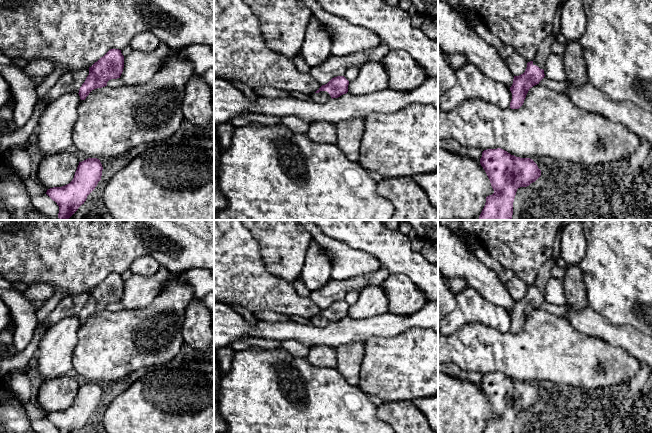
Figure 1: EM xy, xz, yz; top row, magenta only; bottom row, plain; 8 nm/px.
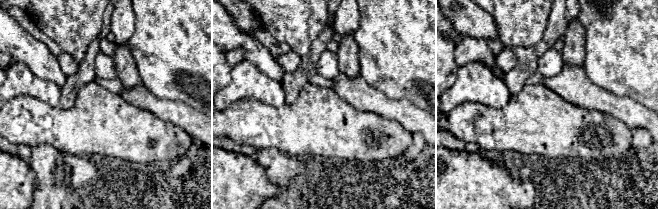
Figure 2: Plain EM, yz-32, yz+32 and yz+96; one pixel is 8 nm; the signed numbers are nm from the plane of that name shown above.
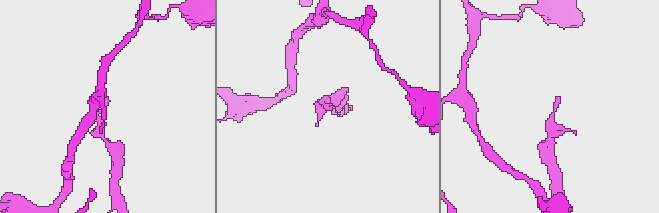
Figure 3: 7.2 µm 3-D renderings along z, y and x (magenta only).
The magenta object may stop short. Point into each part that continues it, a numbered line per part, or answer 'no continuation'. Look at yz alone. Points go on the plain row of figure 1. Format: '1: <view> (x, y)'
1: yz (544, 274)

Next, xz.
1: xz (322, 320)

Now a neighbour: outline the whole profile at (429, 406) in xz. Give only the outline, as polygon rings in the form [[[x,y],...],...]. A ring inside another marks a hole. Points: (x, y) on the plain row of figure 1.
[[[438,395],[414,399],[412,402],[425,415],[432,430],[438,432]]]

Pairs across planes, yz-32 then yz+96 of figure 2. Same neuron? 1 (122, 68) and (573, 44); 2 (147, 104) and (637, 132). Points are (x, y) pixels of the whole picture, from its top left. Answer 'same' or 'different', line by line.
1: same
2: different

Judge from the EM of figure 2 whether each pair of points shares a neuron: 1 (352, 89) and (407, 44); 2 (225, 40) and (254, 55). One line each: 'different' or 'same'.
1: different
2: same

